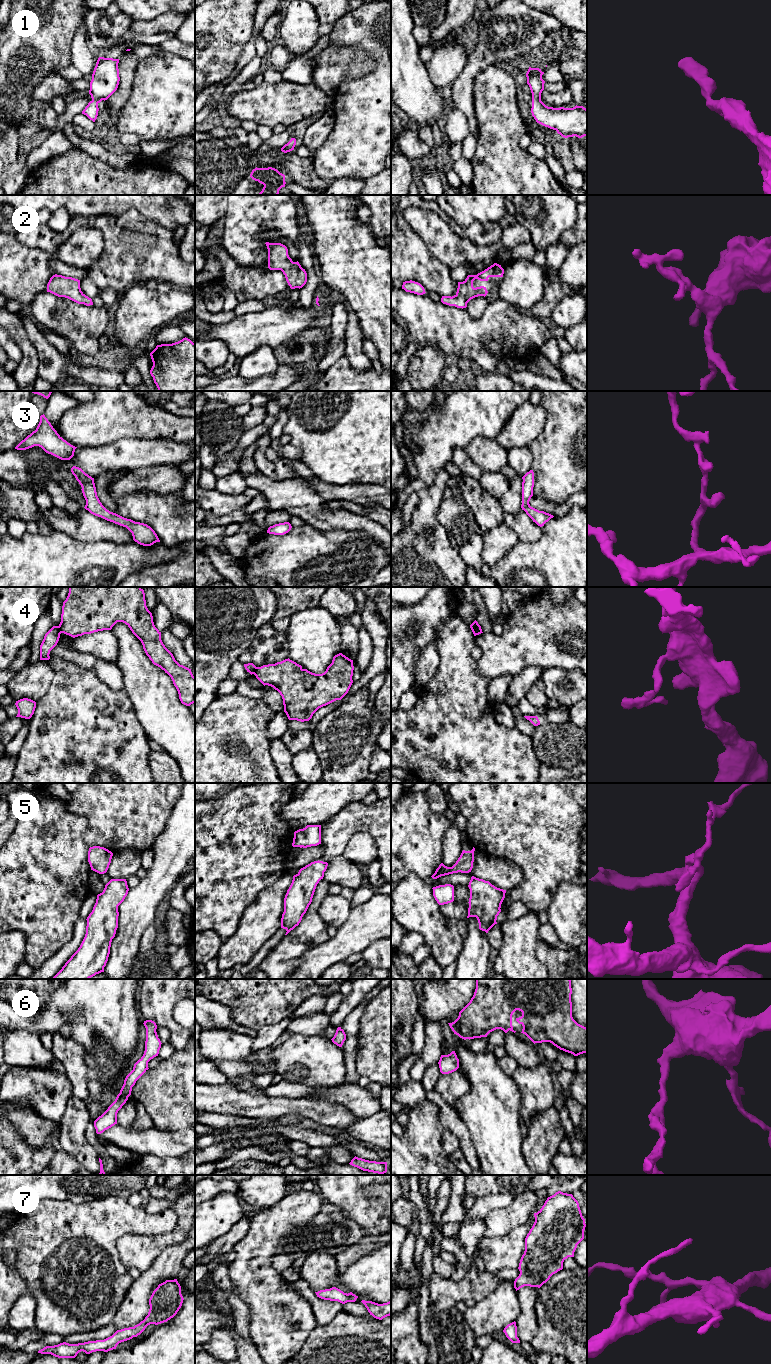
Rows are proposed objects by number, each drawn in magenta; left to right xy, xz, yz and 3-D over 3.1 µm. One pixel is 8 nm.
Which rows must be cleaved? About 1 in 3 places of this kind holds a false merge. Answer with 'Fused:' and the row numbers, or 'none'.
Fused: 4

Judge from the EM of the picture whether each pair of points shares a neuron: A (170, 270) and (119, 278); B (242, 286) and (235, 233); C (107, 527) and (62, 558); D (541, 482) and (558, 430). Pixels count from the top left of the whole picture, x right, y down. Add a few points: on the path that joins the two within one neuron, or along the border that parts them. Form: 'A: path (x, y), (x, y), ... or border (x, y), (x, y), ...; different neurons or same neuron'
A: path (157, 270), (132, 270); same neuron
B: border (224, 247), (240, 265), (256, 266), (262, 270); different neurons
C: border (65, 533), (84, 541), (111, 541); different neurons
D: path (554, 469), (558, 465), (558, 443); same neuron

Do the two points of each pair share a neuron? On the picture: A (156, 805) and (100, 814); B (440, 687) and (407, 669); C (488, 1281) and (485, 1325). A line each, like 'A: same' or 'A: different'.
A: same
B: different
C: different

